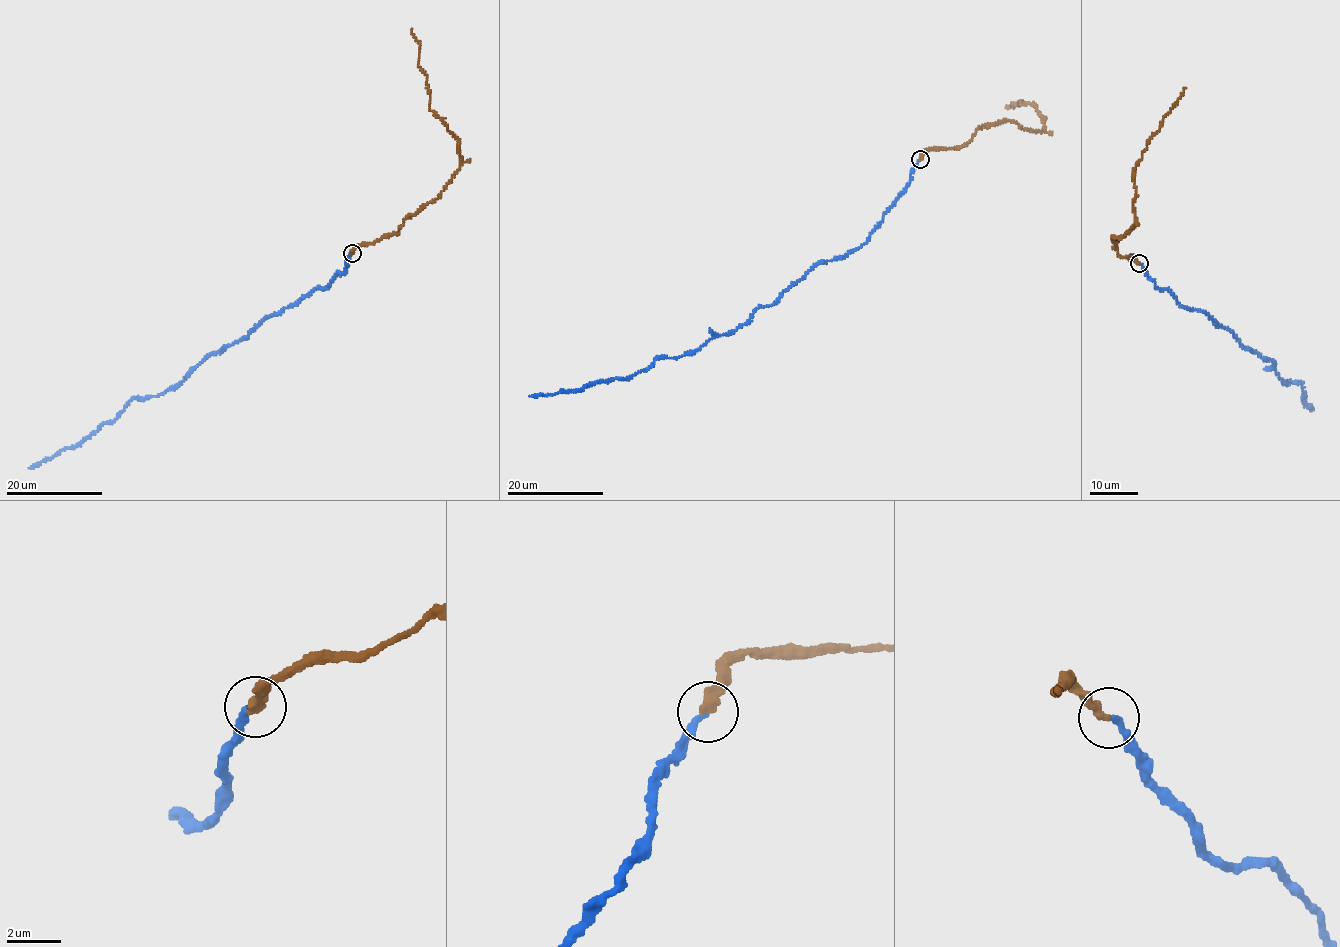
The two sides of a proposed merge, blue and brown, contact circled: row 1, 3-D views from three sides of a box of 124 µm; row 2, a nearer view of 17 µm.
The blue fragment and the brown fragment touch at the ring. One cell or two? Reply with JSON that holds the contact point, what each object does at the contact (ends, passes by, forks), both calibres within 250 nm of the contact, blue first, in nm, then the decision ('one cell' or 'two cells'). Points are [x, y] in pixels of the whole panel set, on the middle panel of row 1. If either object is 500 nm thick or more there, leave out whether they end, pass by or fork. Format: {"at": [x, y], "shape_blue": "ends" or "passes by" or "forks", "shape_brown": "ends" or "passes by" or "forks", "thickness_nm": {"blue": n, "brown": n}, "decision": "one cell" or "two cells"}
{"at": [920, 159], "shape_blue": "ends", "shape_brown": "ends", "thickness_nm": {"blue": 260, "brown": 400}, "decision": "one cell"}

